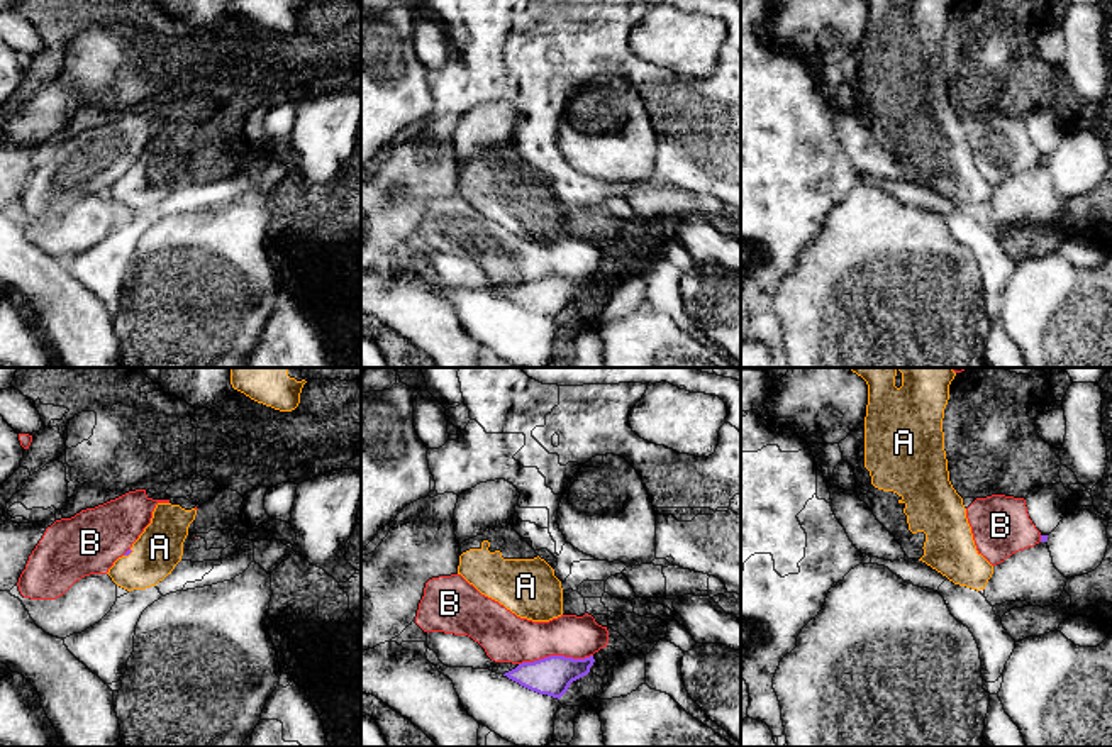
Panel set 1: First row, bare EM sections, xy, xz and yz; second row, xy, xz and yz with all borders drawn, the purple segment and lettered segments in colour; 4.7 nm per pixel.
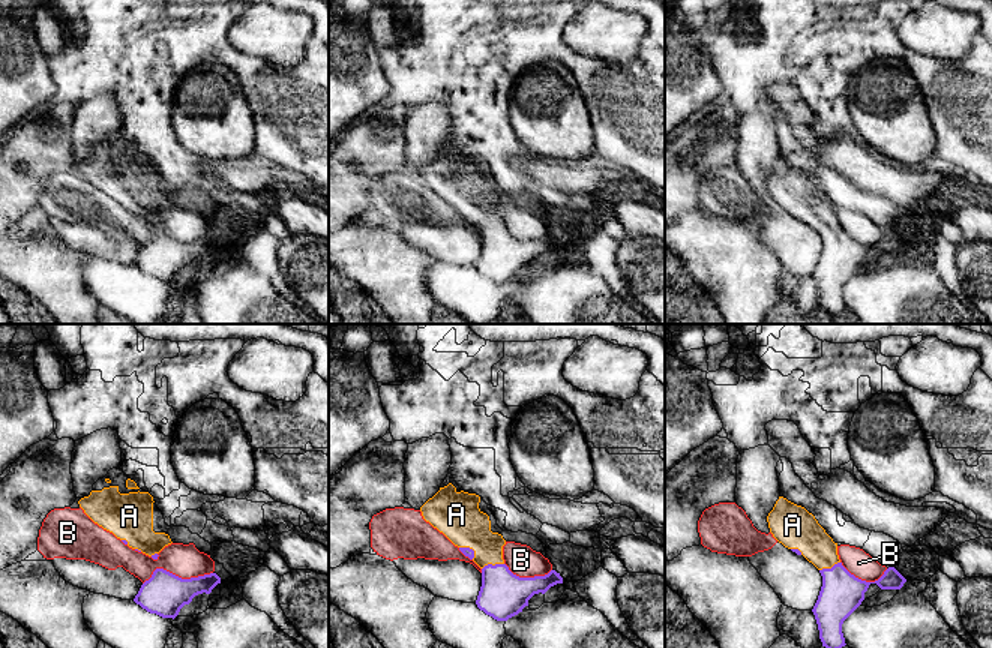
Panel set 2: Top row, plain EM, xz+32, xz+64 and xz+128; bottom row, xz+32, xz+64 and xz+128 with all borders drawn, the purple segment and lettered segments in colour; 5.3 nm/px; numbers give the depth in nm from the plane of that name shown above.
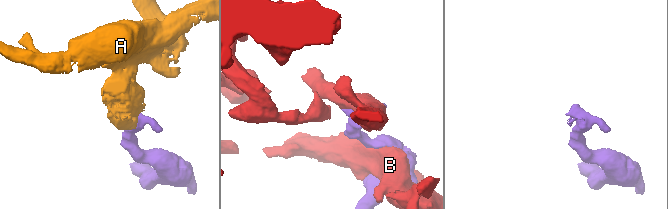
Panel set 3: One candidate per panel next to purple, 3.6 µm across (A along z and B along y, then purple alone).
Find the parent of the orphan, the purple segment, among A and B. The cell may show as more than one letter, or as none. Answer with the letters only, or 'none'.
A

